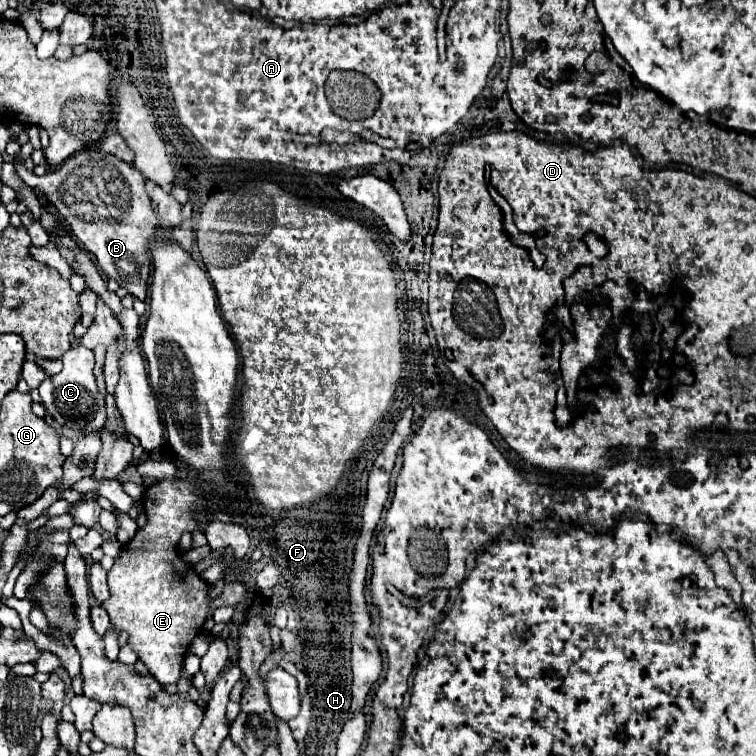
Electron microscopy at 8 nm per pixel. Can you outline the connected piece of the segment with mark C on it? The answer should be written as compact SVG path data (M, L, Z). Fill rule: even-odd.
M80 345L80 347L72 347L70 351L66 351L62 355L62 361L64 361L64 369L58 375L50 375L48 379L44 379L44 383L40 383L38 387L46 411L60 425L68 425L72 429L92 431L92 429L104 427L106 425L106 403L102 395L98 393L96 379L92 373L94 353L88 347ZM86 421L96 421L96 423L86 423Z

